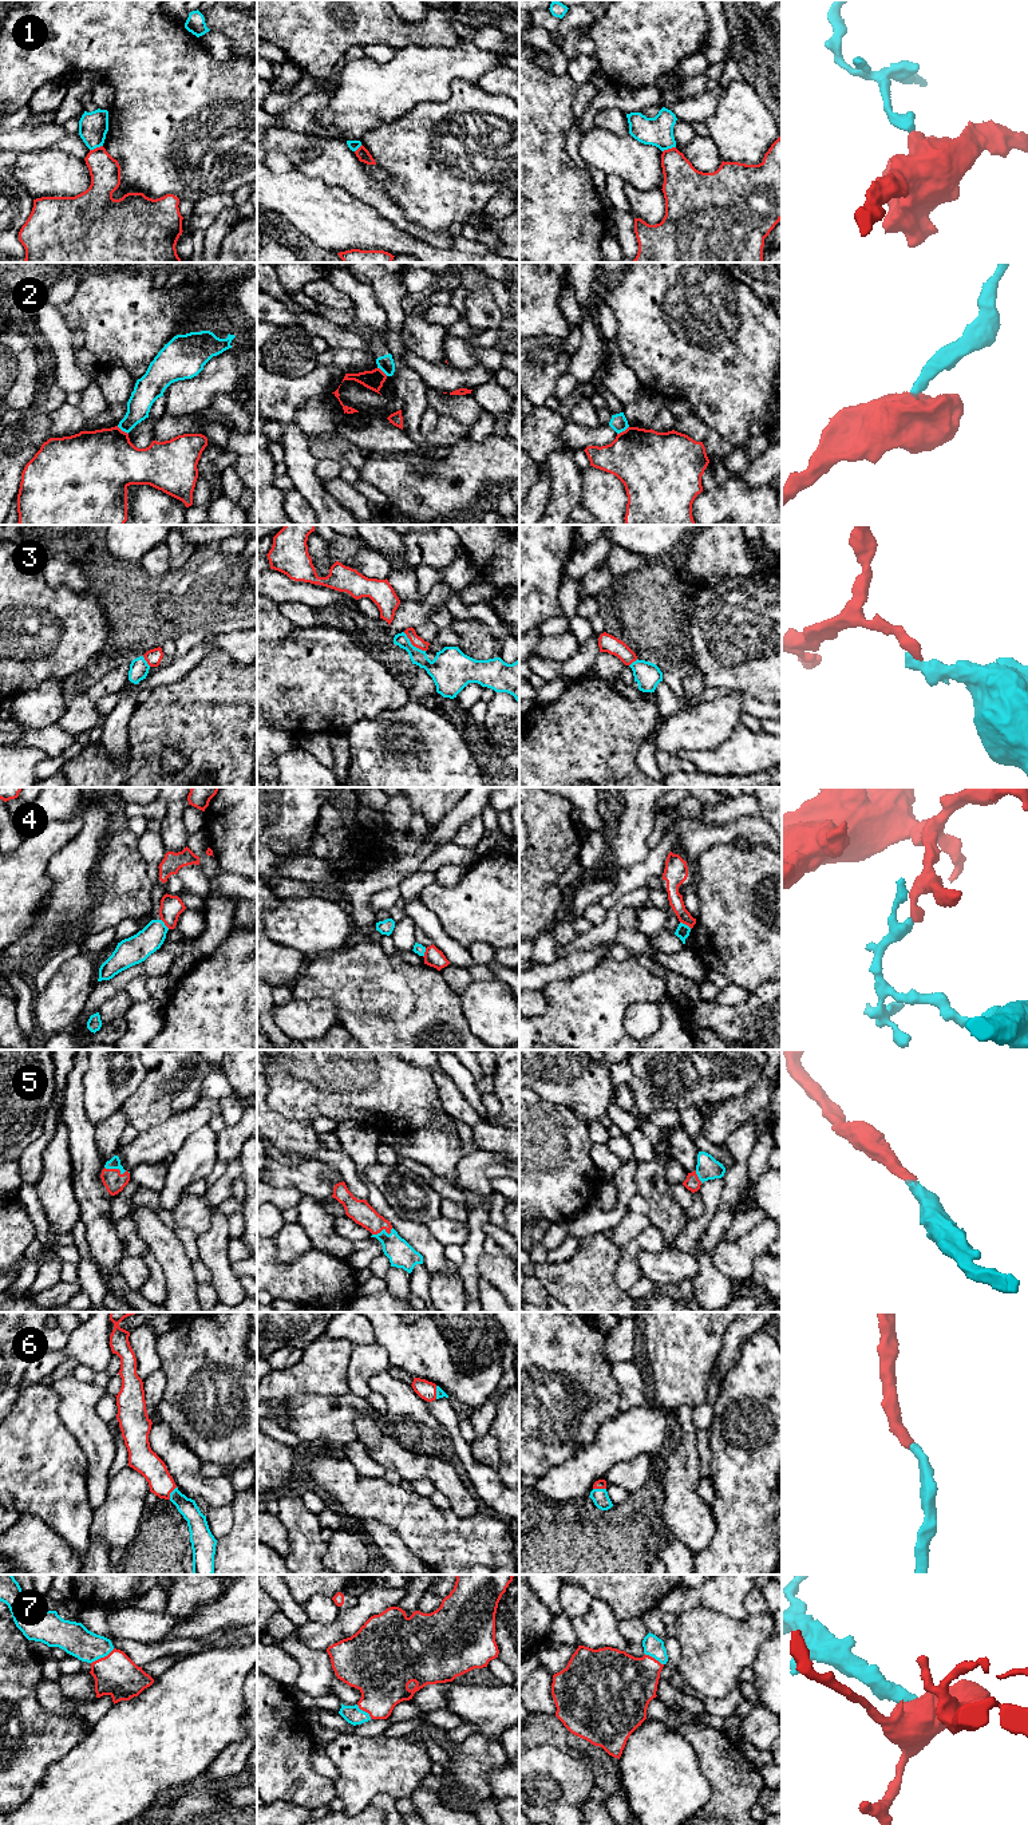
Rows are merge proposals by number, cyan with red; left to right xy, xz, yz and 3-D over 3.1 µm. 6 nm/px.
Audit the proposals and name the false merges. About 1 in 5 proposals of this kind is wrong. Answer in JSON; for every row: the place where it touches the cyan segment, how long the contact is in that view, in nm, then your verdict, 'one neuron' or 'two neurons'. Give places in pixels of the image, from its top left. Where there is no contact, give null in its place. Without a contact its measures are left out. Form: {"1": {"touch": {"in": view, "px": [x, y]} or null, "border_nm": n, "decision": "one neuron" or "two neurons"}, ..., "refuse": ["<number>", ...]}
{"1": {"touch": {"in": "xy", "px": [95, 147]}, "border_nm": 90, "decision": "two neurons"}, "2": {"touch": {"in": "yz", "px": [623, 430]}, "border_nm": 90, "decision": "two neurons"}, "3": {"touch": {"in": "xz", "px": [411, 644]}, "border_nm": 180, "decision": "two neurons"}, "4": {"touch": {"in": "yz", "px": [684, 924]}, "border_nm": 80, "decision": "two neurons"}, "5": {"touch": {"in": "xy", "px": [117, 1168]}, "border_nm": 160, "decision": "one neuron"}, "6": {"touch": {"in": "yz", "px": [600, 1489]}, "border_nm": 80, "decision": "one neuron"}, "7": {"touch": {"in": "xy", "px": [102, 1656]}, "border_nm": 170, "decision": "one neuron"}, "refuse": ["1", "2", "3", "4"]}

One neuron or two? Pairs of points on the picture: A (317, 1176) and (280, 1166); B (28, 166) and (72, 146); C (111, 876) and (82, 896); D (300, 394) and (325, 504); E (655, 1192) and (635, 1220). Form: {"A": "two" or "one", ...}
{"A": "one", "B": "two", "C": "two", "D": "one", "E": "two"}

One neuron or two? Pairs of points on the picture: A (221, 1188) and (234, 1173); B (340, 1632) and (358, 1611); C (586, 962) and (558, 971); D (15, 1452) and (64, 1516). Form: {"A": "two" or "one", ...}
{"A": "one", "B": "one", "C": "one", "D": "one"}

